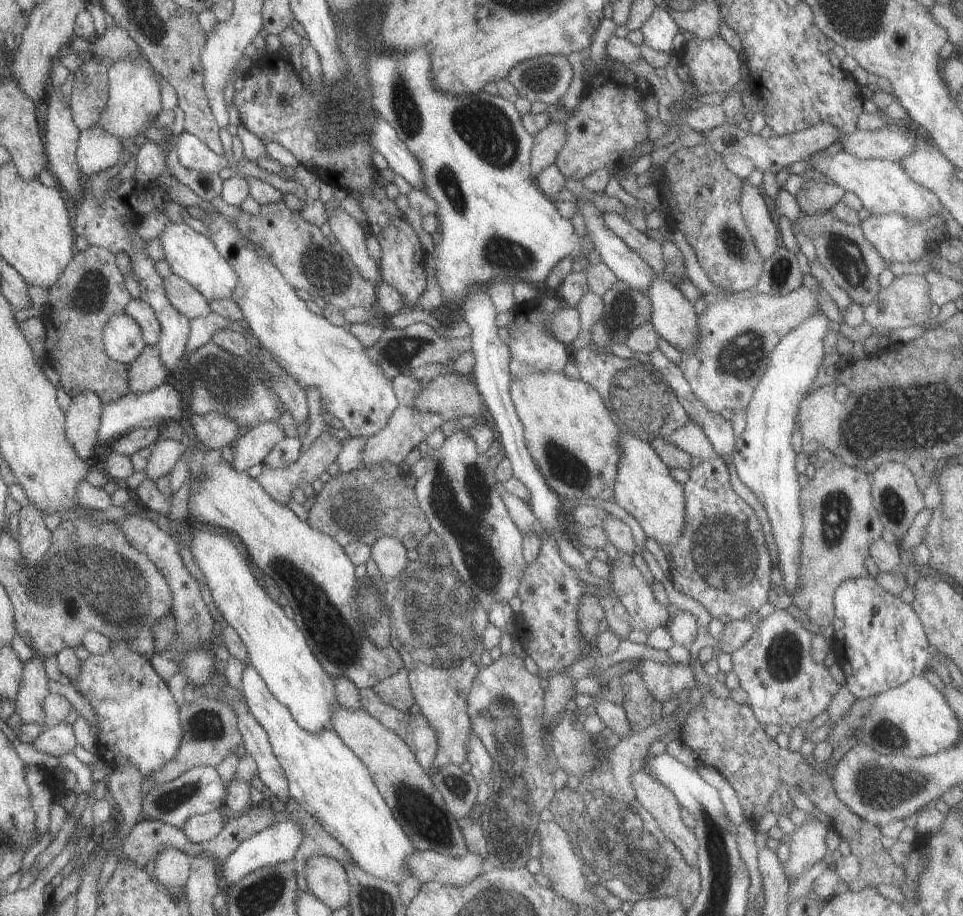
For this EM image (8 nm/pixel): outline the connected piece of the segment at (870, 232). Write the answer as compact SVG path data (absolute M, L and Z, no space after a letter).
M883 214L883 216L867 216L863 222L859 222L861 232L865 234L865 238L869 240L869 244L877 250L877 254L887 262L909 262L915 264L921 256L925 256L929 252L931 240L929 236L933 232L941 232L943 236L947 236L945 232L945 218L943 216L929 216L925 220L911 220L907 216L899 216L899 214Z

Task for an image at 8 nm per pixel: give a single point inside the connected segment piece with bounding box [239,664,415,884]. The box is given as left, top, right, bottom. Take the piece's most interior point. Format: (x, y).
(324, 777)

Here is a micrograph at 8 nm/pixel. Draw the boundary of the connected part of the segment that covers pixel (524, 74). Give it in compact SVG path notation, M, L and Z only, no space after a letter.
M537 56L515 64L505 80L515 86L519 98L545 102L547 106L563 100L571 82L571 66L565 56Z

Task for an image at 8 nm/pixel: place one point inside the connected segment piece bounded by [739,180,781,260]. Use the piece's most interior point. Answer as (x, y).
(765, 236)

